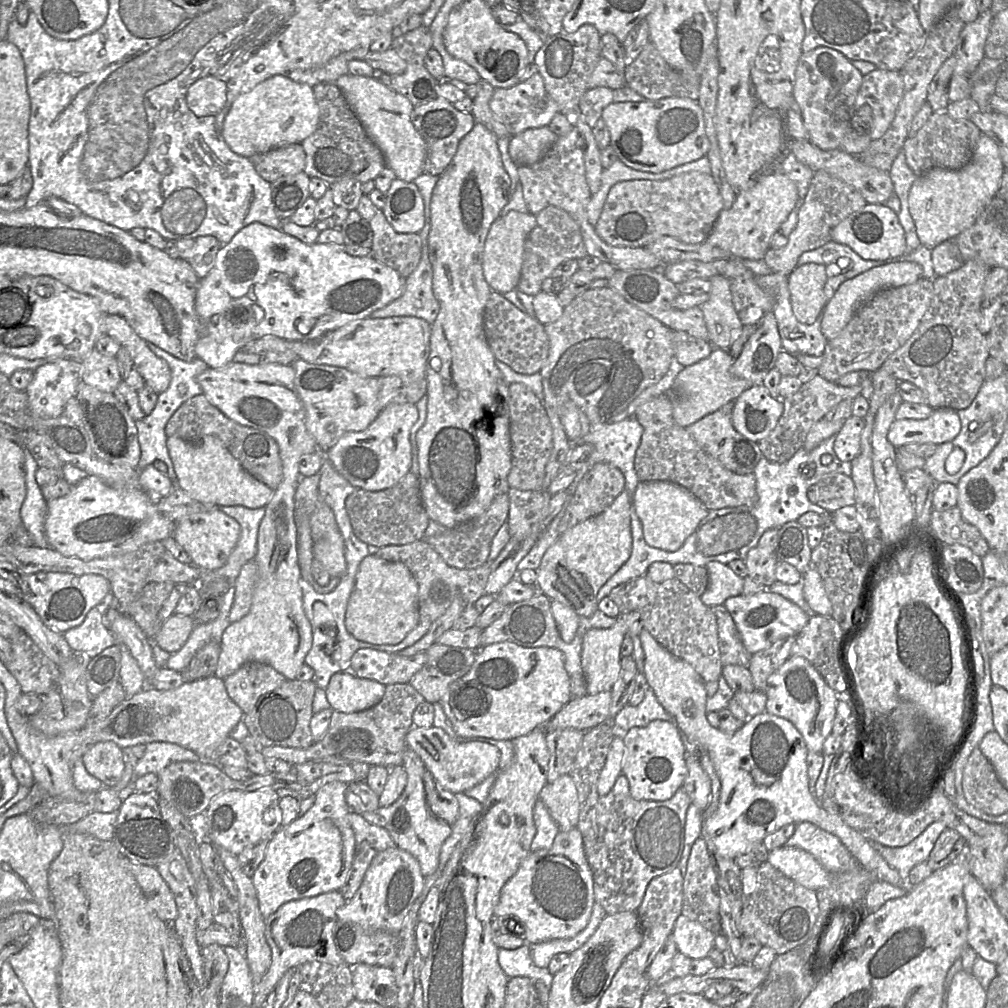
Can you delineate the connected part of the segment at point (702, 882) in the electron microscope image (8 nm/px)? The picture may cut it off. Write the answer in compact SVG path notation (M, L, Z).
M701 836L694 842L688 859L681 914L718 934L721 933L719 907L717 873L711 863L706 841Z

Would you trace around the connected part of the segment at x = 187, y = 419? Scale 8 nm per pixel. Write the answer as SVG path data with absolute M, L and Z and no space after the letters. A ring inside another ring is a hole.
M204 394L194 396L183 402L168 420L165 433L168 437L178 437L192 442L207 435L217 436L250 475L272 490L276 490L283 479L282 461L276 440L265 432L240 425L229 419L212 405Z

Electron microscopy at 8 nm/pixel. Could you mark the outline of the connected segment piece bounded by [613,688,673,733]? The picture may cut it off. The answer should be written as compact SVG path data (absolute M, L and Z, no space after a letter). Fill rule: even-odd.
M651 688L646 690L643 701L637 706L625 705L614 717L618 732L626 733L632 727L643 727L653 720L673 721L672 716L657 700Z

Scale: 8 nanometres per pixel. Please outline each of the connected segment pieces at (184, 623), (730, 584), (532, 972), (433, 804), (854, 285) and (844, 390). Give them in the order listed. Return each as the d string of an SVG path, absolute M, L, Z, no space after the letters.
M173 614L161 625L154 642L172 654L186 643L194 626L192 616Z
M717 561L706 565L708 586L700 597L708 607L723 605L730 598L742 594L744 579L733 572L728 565Z
M527 942L516 949L499 948L498 963L509 978L516 976L528 977L534 982L543 982L548 988L552 984L554 975L549 972L547 967L540 968L534 964L530 944Z
M429 771L423 775L427 805L434 816L452 825L459 816L458 800L452 792L444 789Z
M891 262L873 267L856 277L843 282L822 311L821 331L827 341L835 338L848 324L856 312L879 291L913 284L922 277L922 268L915 262Z
M819 375L802 384L797 392L781 398L783 413L775 428L757 444L762 455L770 462L783 464L804 446L806 436L811 427L823 419L834 406L845 399L853 399L860 395L861 385L843 387L835 382L830 382Z

